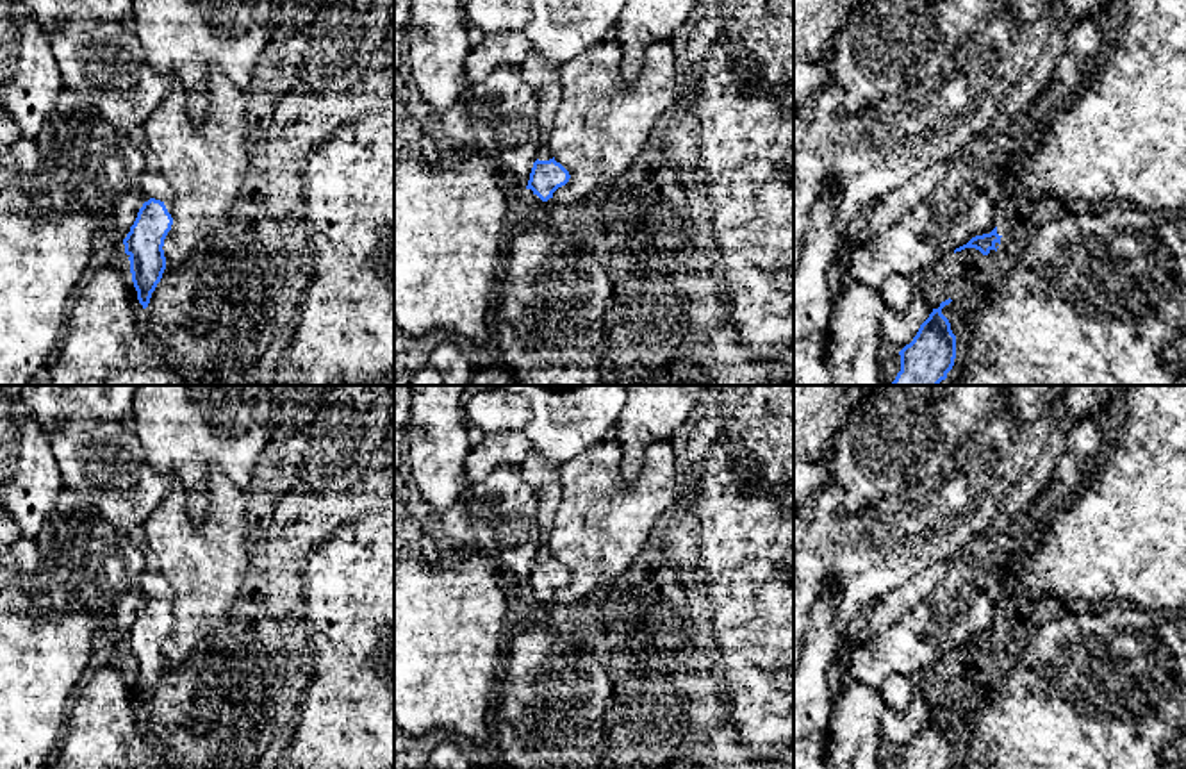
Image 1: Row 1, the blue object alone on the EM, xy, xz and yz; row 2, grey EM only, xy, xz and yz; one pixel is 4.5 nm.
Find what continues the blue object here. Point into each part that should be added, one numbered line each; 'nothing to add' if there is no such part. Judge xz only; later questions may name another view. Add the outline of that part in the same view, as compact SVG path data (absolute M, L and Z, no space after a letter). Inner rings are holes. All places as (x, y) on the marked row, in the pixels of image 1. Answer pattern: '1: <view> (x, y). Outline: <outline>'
1: xz (534, 200). Outline: M524 189L524 193L528 196L530 207L539 214L544 214L553 205L553 198L549 198L548 202L542 202L531 189Z

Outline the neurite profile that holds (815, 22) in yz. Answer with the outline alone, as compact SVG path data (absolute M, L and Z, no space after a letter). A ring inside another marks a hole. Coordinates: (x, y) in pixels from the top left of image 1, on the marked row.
M794 0L794 61L829 64L835 36L861 0Z

